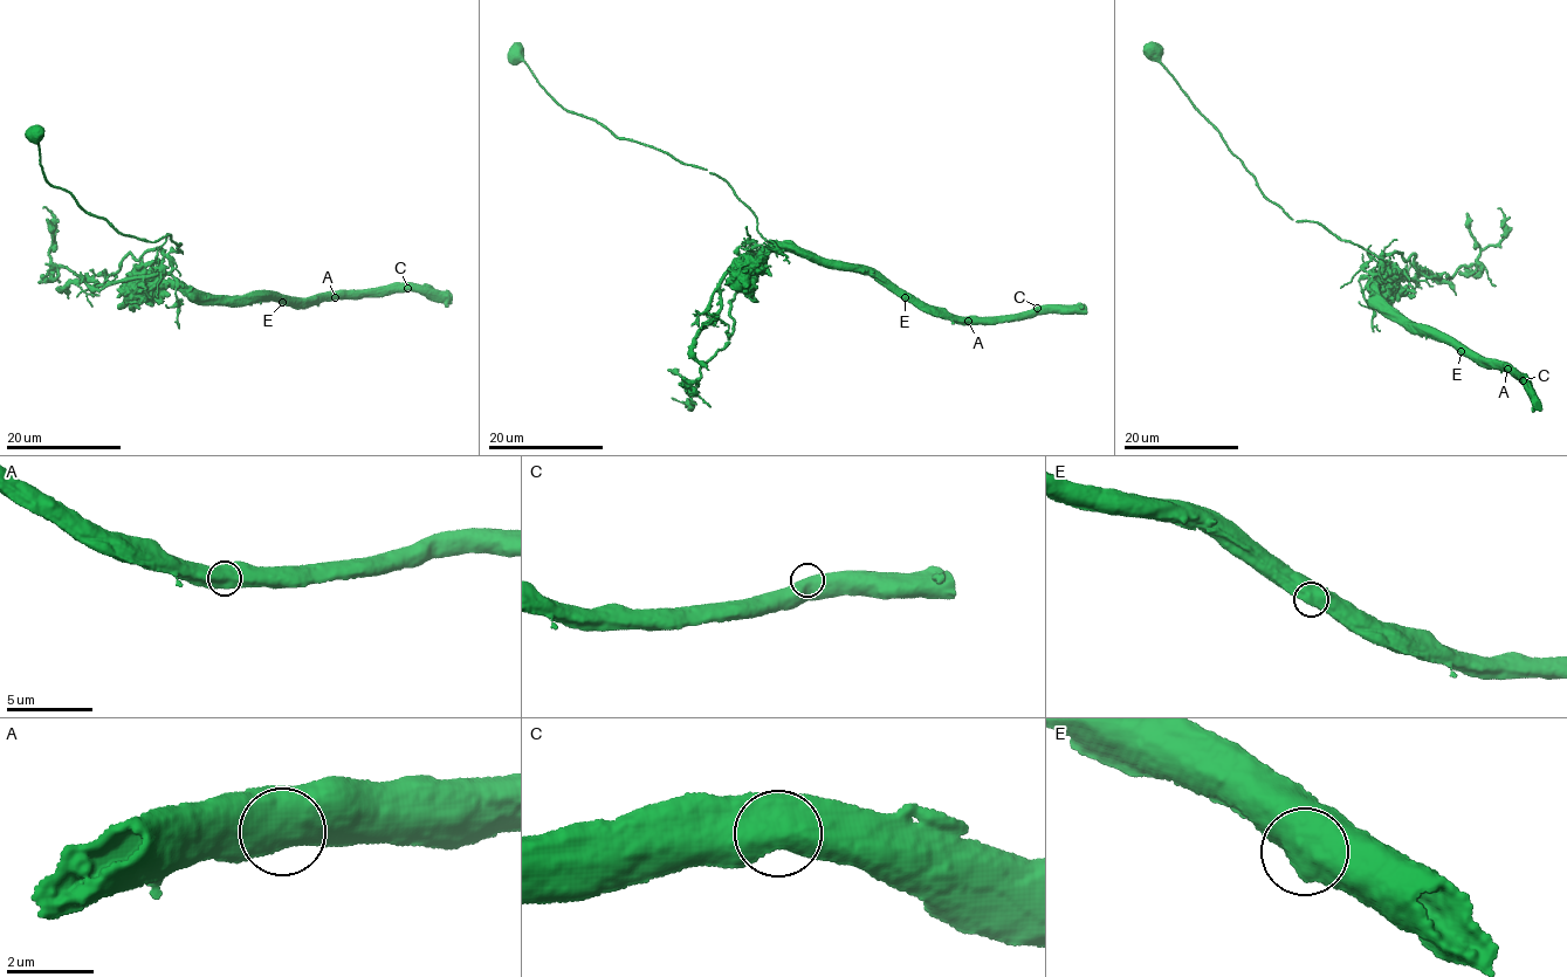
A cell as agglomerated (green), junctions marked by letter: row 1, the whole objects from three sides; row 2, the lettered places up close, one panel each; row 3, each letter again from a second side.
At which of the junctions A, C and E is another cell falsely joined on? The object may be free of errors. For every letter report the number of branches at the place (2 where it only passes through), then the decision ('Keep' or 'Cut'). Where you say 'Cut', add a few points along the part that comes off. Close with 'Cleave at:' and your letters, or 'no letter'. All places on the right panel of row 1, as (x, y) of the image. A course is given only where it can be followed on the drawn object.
A: Branches: 1. Keep
C: Branches: 1. Keep
E: Branches: 1. Cut. Course of the part to remove: (1462, 351), (1368, 288), (1380, 256), (1315, 222), (1292, 220), (1265, 197), (1161, 62), (1157, 47), (1153, 50)
Cleave at: E

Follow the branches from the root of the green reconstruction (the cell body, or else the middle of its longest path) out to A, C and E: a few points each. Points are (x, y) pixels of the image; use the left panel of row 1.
A: (35, 133), (53, 186), (124, 235), (179, 243), (171, 273), (190, 288), (335, 297)
C: (35, 133), (53, 186), (124, 235), (179, 243), (171, 273), (190, 288), (296, 301), (407, 288)
E: (35, 133), (46, 178), (84, 210), (124, 235), (179, 243), (169, 253), (176, 279), (281, 302)

